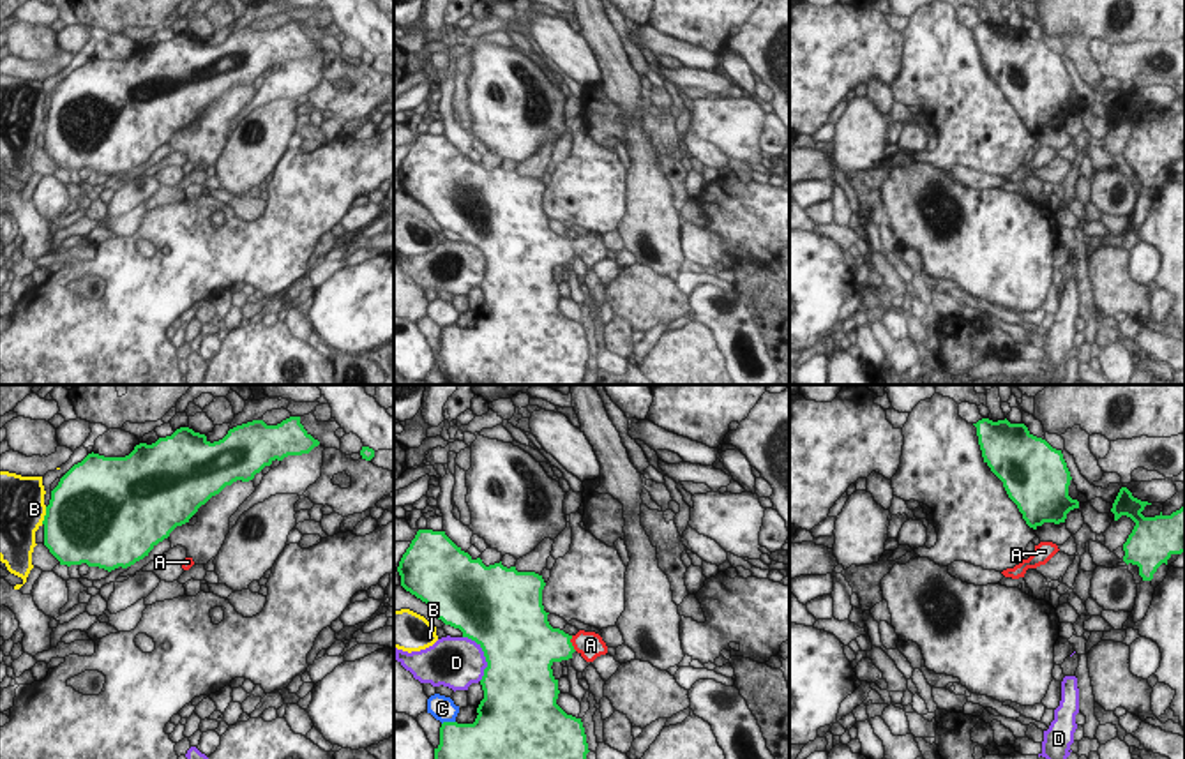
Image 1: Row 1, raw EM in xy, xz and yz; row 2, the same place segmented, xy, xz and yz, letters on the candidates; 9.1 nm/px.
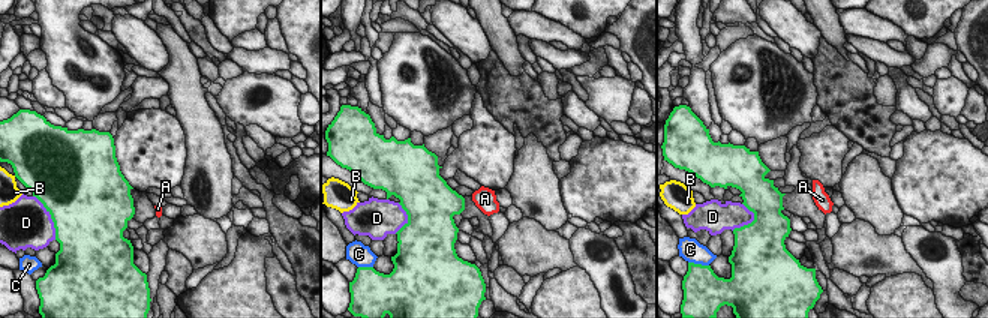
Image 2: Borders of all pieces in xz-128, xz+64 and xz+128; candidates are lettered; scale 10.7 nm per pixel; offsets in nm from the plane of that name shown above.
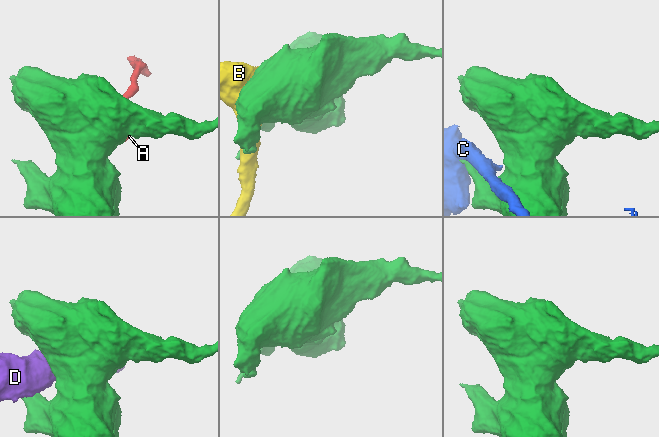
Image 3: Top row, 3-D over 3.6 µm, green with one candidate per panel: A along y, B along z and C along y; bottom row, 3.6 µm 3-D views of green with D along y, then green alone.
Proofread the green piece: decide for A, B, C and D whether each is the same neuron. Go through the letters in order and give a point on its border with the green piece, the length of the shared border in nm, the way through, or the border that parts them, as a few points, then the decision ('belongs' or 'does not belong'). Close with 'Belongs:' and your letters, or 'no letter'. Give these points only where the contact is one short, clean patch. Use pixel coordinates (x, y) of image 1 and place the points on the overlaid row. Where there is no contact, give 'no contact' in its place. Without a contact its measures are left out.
A: contact xz (571, 643); length 150 nm; way xz (544, 645), (571, 643), (590, 645); belongs
B: contact xy (45, 516); length 170 nm; does not belong
C: contact xz (447, 722); length 130 nm; does not belong
D: contact xz (484, 655); length 440 nm; does not belong
Belongs: A

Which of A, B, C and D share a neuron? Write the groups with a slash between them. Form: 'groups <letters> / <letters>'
groups A / B / C / D

